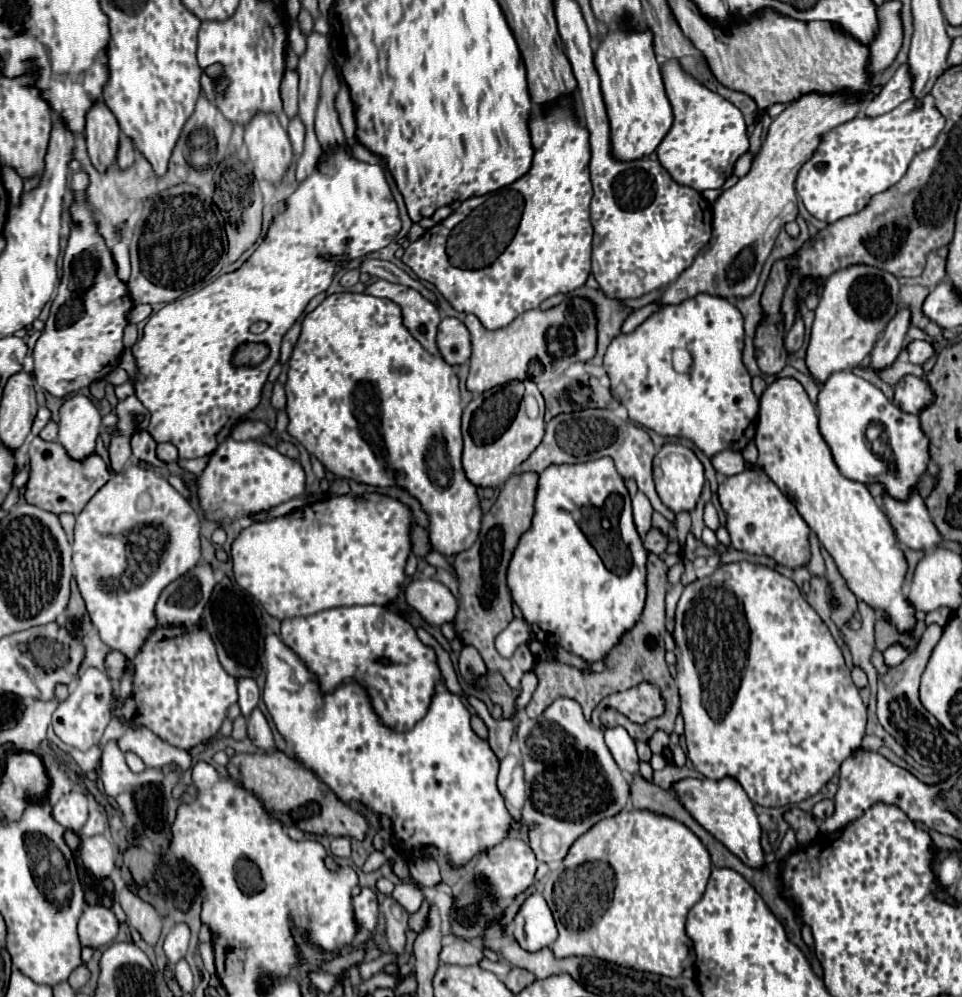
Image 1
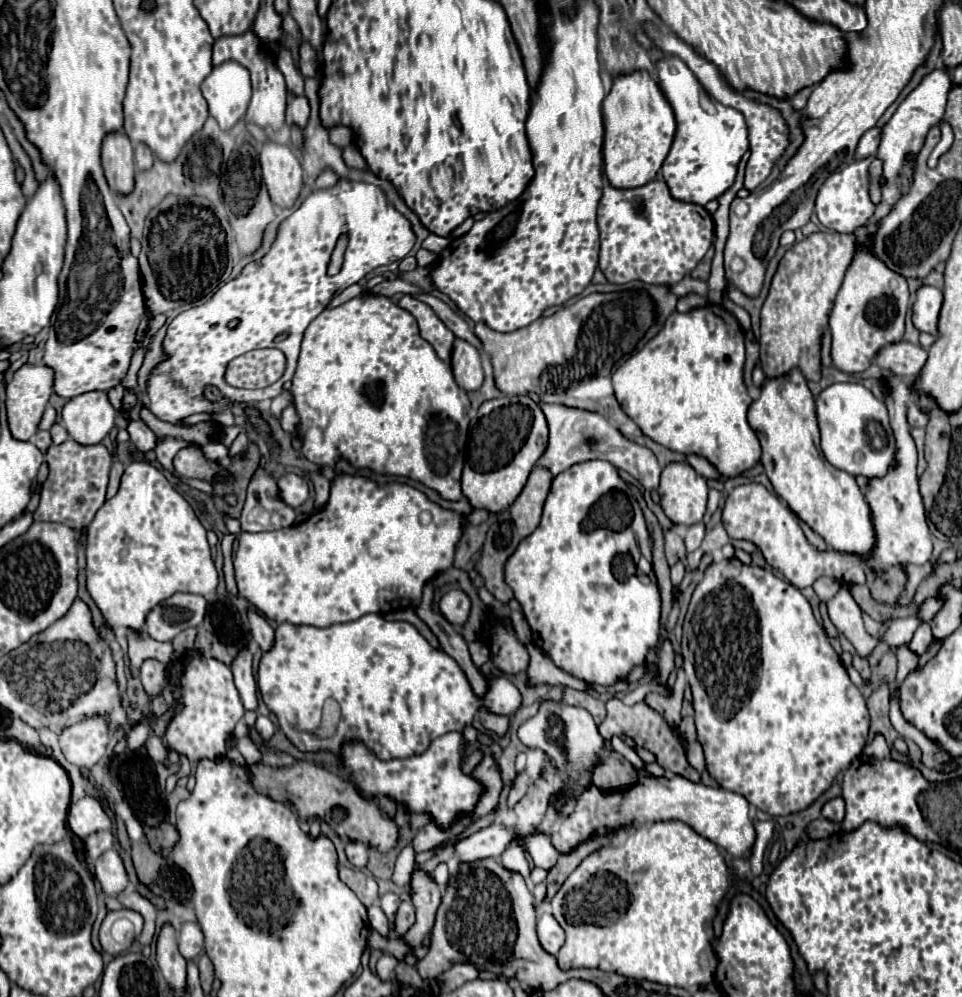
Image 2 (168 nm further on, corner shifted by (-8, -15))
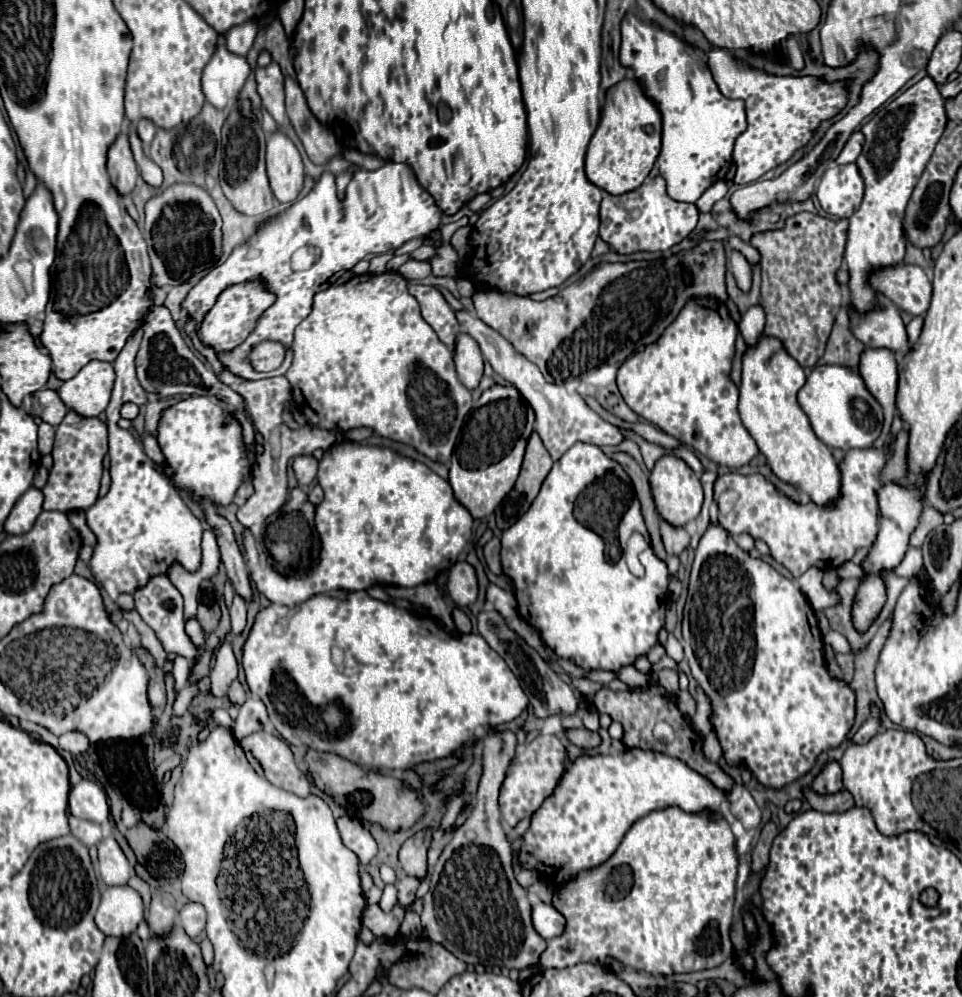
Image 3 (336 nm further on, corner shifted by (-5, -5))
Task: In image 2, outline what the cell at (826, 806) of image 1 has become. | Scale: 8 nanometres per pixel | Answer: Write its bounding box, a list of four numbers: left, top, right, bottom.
[823,798,845,822]

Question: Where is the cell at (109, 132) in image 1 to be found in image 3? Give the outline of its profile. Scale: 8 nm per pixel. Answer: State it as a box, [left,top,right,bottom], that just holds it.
[108,134,138,196]

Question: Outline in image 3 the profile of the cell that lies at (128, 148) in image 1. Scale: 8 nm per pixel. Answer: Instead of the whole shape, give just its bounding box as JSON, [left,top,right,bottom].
[136,118,156,146]

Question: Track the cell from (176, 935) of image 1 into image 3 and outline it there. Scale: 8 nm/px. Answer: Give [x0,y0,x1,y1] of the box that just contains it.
[178,902,206,938]

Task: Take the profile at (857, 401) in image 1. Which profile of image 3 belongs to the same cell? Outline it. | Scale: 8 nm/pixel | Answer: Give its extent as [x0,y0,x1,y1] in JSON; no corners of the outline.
[798,364,882,450]

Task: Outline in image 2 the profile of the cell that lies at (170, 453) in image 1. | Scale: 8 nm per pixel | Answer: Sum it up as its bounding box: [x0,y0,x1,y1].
[173,448,223,480]

